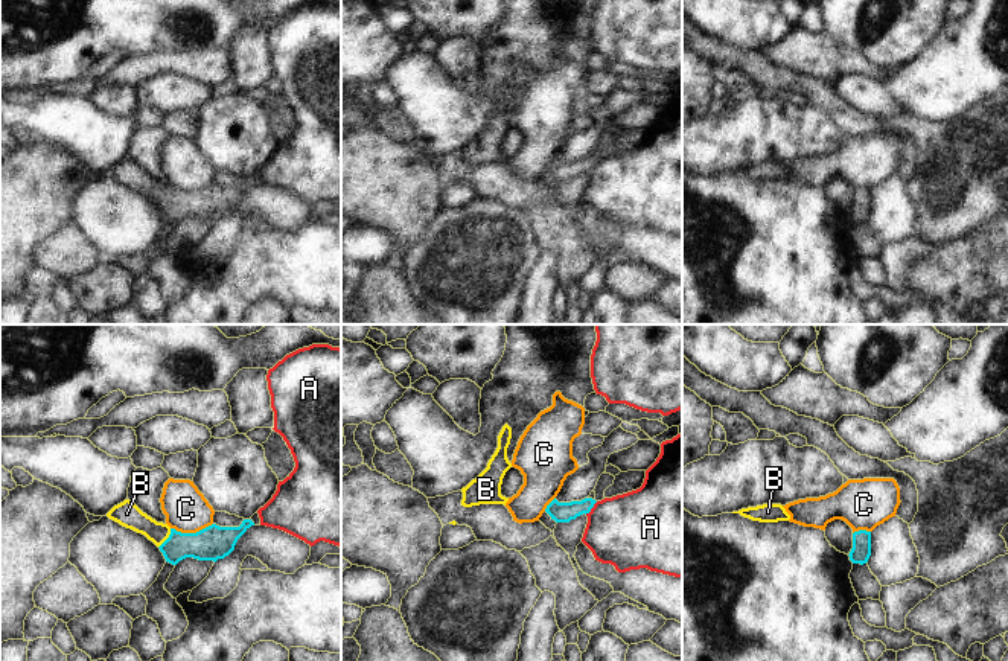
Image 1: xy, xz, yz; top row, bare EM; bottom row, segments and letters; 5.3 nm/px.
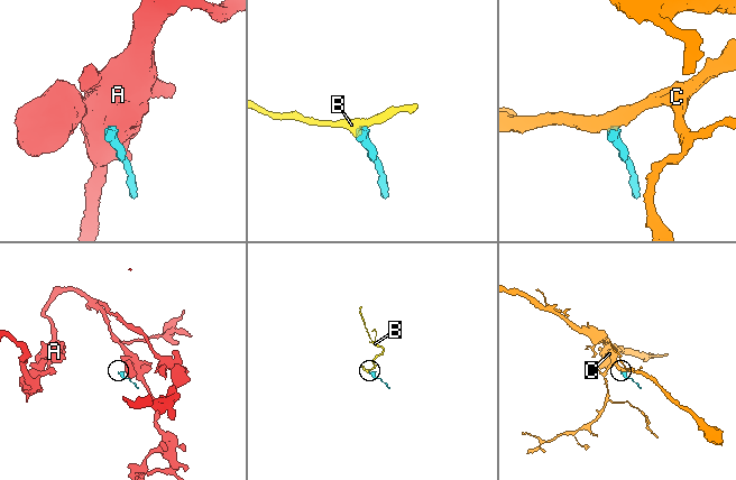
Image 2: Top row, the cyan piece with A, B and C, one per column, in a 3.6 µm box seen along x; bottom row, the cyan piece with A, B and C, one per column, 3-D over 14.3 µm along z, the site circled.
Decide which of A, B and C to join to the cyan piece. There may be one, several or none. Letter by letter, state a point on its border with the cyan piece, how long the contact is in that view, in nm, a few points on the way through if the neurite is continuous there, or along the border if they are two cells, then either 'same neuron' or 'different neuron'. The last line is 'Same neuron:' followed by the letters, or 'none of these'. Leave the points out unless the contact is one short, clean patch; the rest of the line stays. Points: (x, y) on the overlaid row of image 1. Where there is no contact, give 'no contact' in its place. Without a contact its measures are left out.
A: contact xz (591, 507); length 100 nm; border xz (597, 501), (585, 514); different neuron
B: contact xy (168, 538); length 120 nm; way xy (213, 542), (168, 538), (128, 515); same neuron
C: contact xy (191, 533); length 220 nm; border xy (212, 523), (195, 532), (171, 529); different neuron
Same neuron: B

